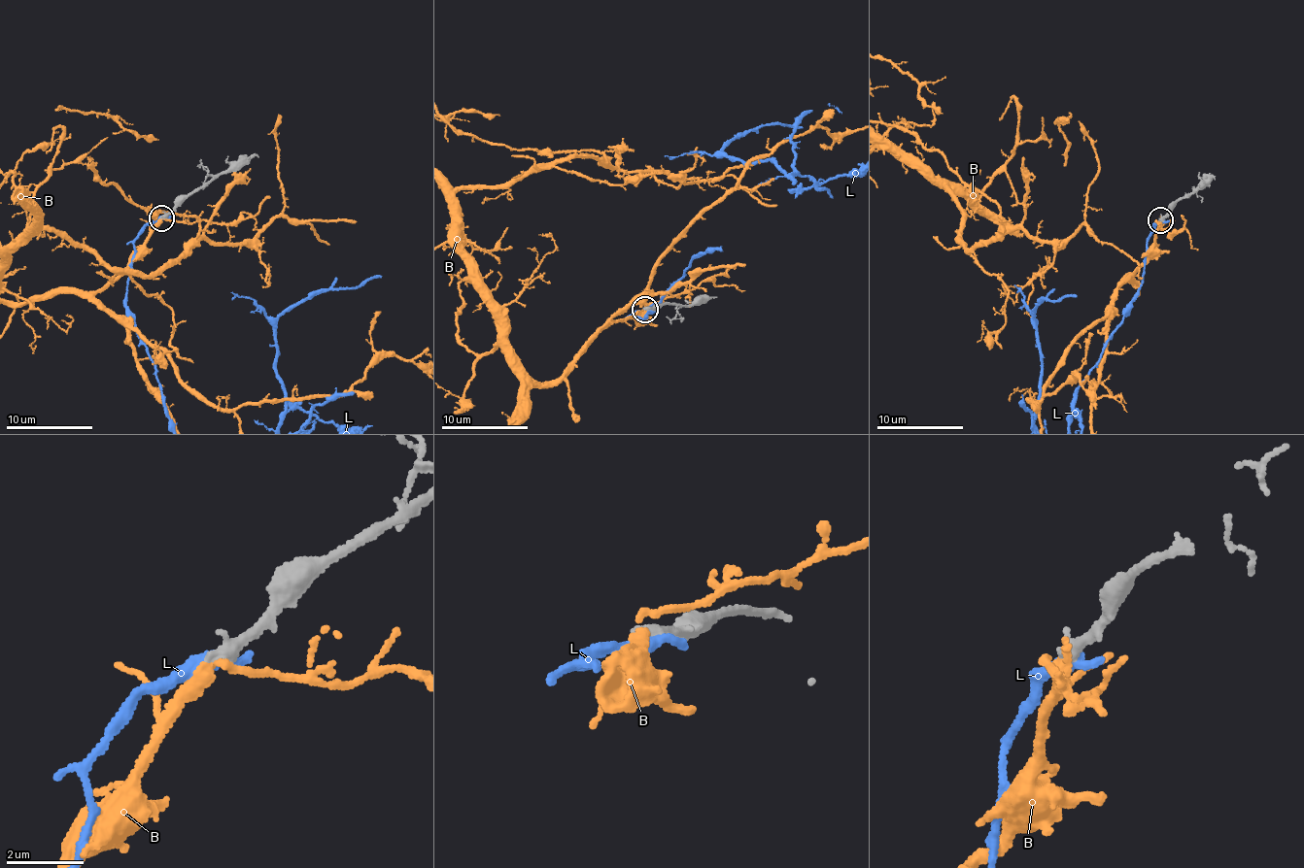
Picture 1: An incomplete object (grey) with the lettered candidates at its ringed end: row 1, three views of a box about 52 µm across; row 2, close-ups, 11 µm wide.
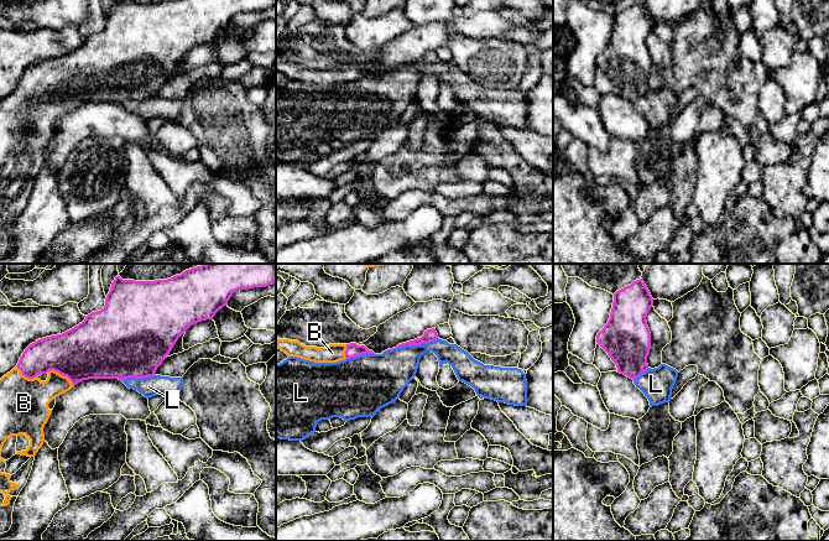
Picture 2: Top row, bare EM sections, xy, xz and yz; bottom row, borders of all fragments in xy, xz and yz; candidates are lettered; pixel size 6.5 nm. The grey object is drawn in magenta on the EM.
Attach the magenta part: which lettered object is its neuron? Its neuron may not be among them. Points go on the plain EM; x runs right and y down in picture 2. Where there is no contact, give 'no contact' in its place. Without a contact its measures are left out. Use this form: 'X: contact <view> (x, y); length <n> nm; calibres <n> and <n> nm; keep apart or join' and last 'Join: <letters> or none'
B: contact xy (27, 99); length 180 nm; calibres 220 and 320 nm; join
L: contact xz (410, 67); length 380 nm; calibres 80 and 280 nm; keep apart
Join: B

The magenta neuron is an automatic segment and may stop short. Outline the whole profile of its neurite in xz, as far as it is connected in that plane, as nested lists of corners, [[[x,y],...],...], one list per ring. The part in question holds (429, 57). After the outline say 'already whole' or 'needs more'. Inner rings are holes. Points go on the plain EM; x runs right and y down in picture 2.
[[[432,51],[432,52],[427,52],[421,61],[398,67],[396,71],[401,71],[403,68],[419,68],[419,67],[423,67],[423,66],[434,64],[437,62],[439,62],[438,57],[437,57],[436,52]]] | already whole

